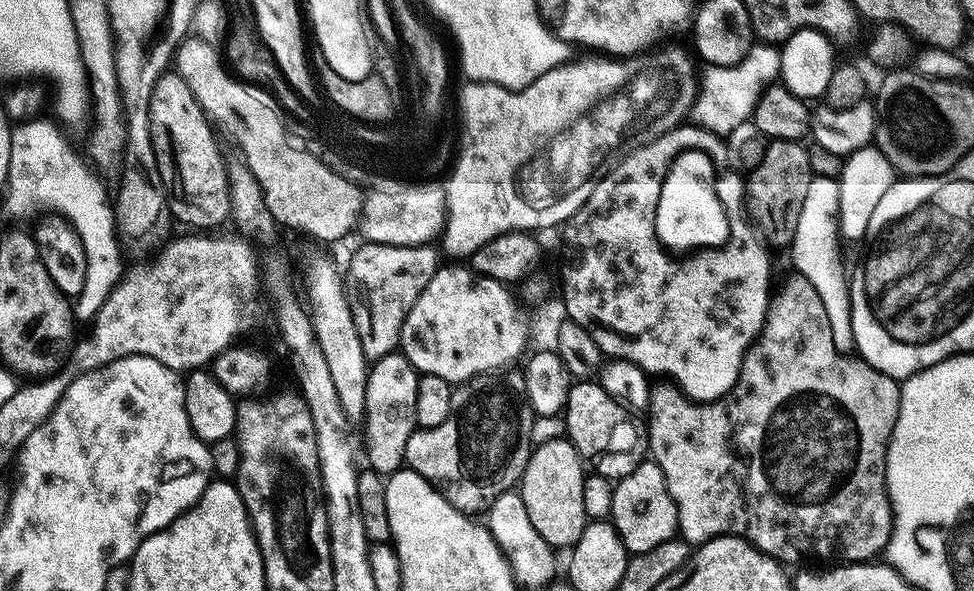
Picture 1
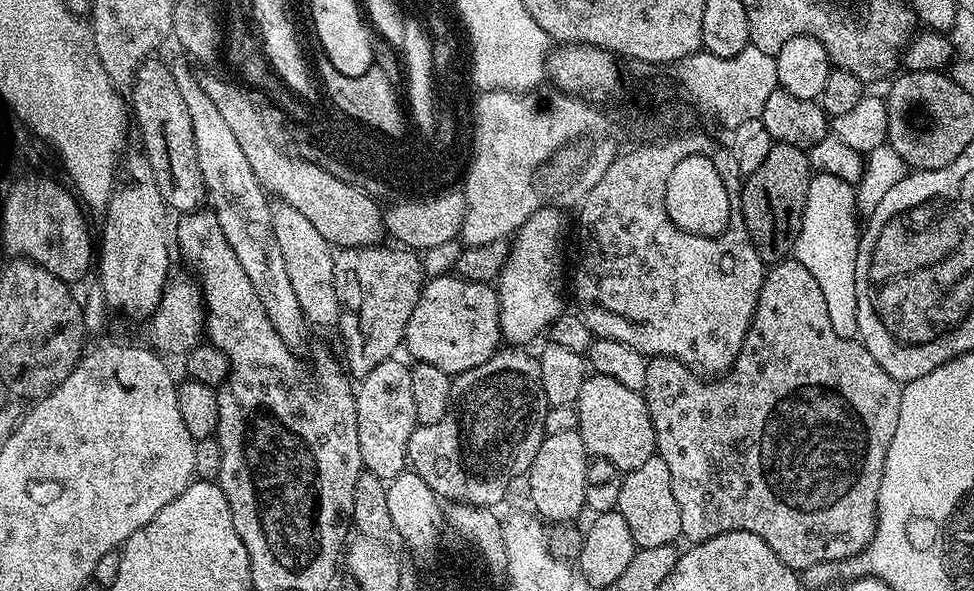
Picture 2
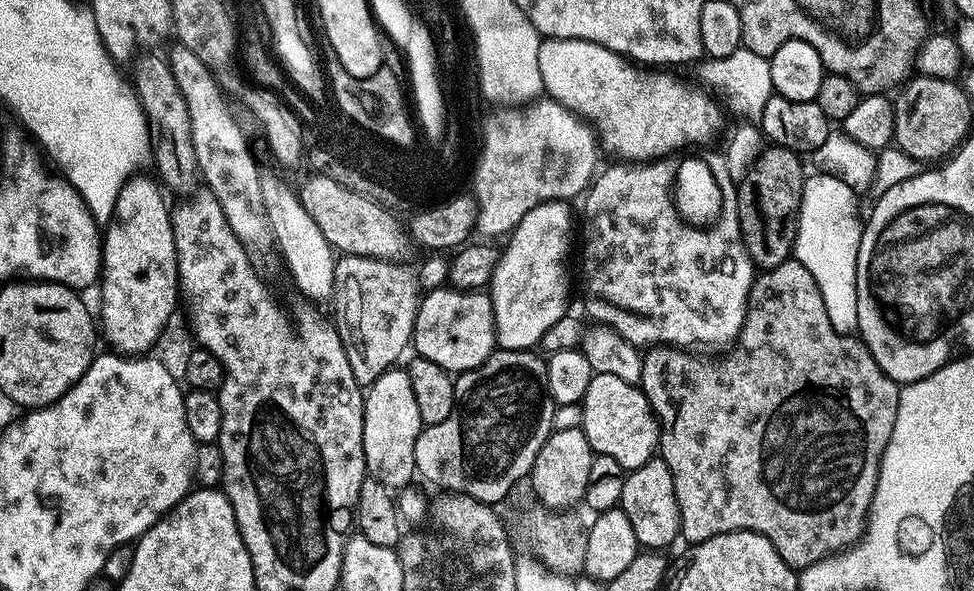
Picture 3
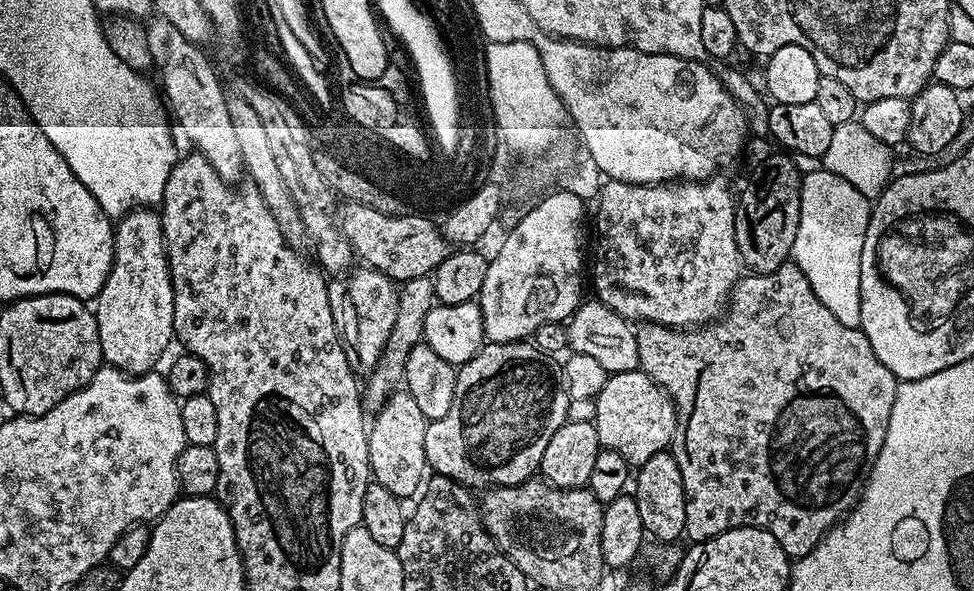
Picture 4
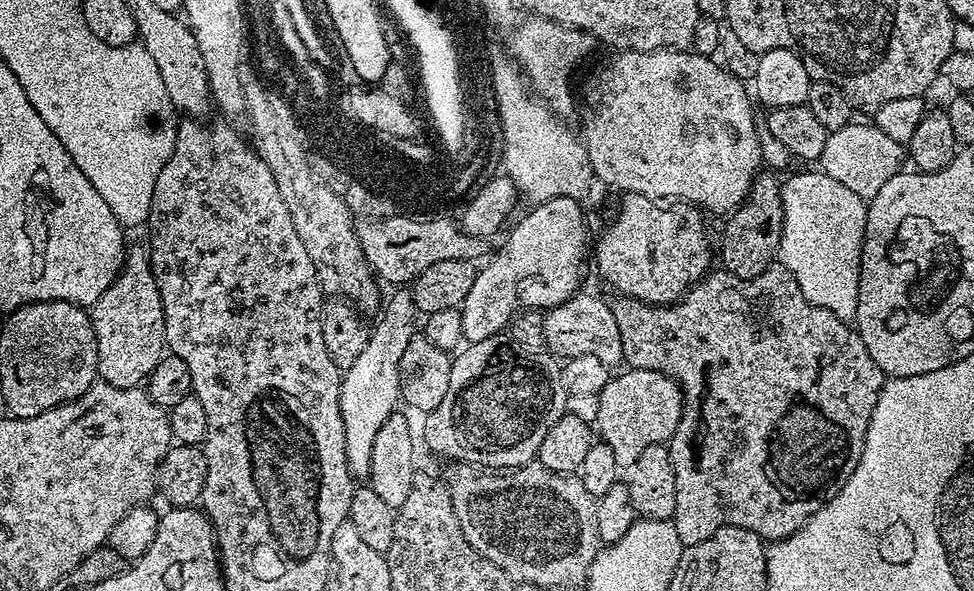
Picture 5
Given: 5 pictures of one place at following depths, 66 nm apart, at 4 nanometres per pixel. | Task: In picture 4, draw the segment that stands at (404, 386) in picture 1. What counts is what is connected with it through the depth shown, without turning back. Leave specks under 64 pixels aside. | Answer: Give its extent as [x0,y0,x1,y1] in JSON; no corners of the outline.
[366,390,426,498]

